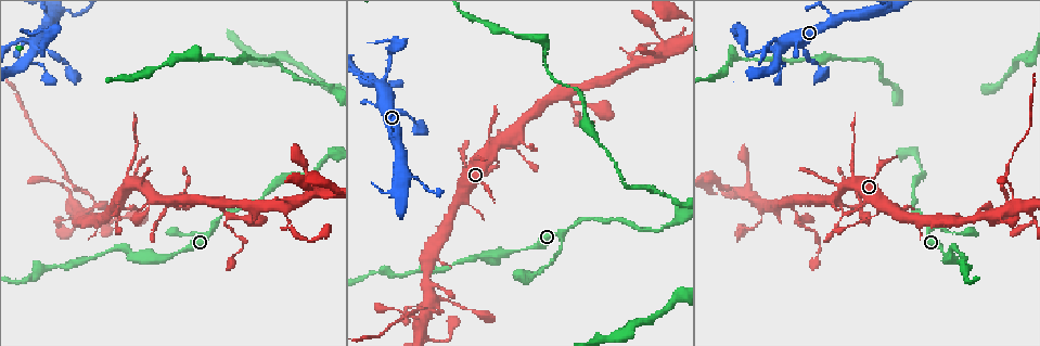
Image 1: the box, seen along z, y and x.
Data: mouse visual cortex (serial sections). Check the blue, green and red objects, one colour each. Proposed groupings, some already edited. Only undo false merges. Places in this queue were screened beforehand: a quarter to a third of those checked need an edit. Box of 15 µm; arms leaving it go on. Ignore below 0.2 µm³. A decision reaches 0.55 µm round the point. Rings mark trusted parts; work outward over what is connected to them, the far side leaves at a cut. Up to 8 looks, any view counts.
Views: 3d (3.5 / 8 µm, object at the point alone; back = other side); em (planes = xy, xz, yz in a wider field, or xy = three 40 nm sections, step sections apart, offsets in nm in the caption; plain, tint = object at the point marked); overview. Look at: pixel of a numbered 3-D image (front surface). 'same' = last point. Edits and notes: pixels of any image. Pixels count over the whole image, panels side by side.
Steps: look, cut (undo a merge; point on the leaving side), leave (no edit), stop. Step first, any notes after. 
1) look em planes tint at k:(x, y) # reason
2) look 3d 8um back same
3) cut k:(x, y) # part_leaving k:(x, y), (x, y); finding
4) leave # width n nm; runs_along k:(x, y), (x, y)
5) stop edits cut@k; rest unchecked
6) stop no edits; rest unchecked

look 3d 3.5um at 1:(215, 200) # side arm on a straight run

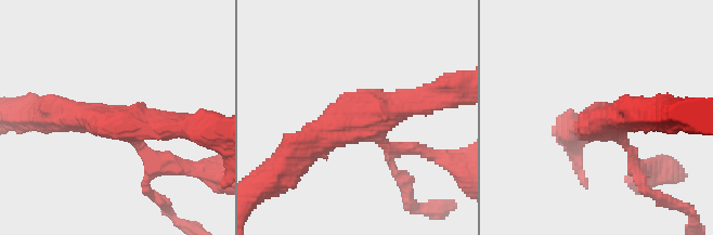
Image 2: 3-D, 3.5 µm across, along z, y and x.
look em planes tint at 2:(602, 126) # arms 3; arm_widths 150, 300, 400 nm; shape alone is not enough

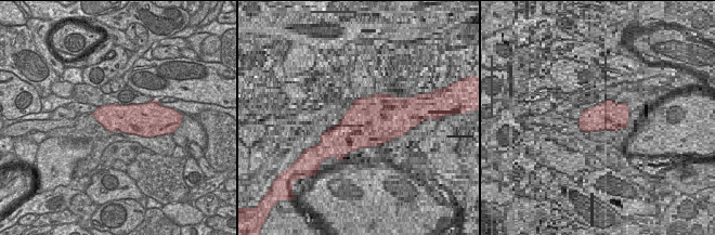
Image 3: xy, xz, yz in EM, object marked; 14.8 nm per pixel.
leave # runs_along 2:(299, 152), (342, 123), (429, 95); one cell here

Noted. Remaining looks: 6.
look 3d 3.5um at 1:(922, 214) # thin neck

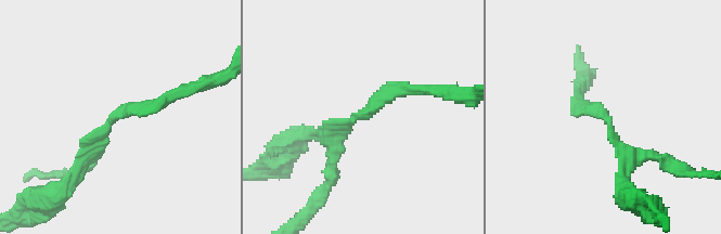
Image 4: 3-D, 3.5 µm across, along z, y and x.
look em xy step 2 tint at 4:(112, 116) # arm_widths 200, 250 nm; need the tissue

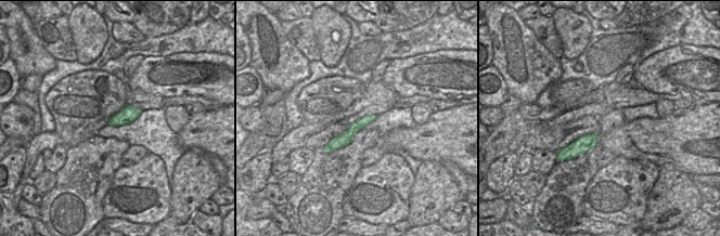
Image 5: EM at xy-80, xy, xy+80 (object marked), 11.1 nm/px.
leave # runs_along 4:(74, 176), (117, 115), (174, 95); continuous, no second cell

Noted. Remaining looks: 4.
look 3d 3.5um at 1:(95, 201) # abrupt turn

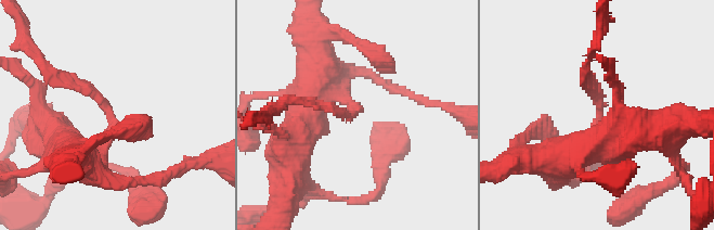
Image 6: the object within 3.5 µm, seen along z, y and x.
look em planes tint at 6:(110, 118)

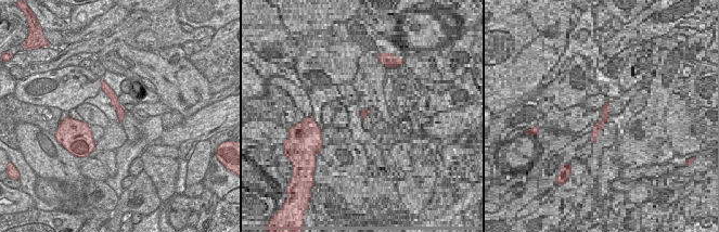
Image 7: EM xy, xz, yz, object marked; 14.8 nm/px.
look em xy step 1 tint same

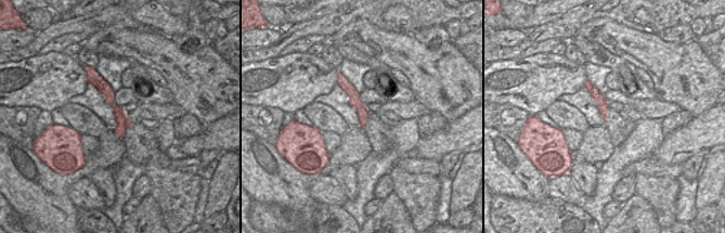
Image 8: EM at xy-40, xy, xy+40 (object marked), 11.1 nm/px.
cut 6:(96, 94) # width 130 nm; part_leaving 6:(112, 123), (94, 92), (41, 62); a second cell is stuck on

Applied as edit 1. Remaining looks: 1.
stop edits cut@6; rest unchecked

